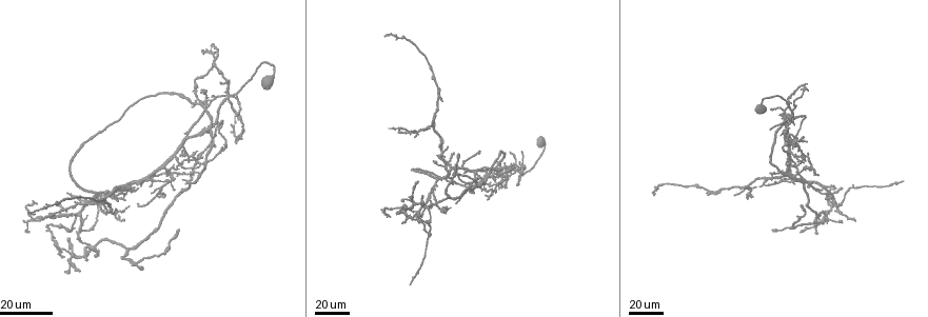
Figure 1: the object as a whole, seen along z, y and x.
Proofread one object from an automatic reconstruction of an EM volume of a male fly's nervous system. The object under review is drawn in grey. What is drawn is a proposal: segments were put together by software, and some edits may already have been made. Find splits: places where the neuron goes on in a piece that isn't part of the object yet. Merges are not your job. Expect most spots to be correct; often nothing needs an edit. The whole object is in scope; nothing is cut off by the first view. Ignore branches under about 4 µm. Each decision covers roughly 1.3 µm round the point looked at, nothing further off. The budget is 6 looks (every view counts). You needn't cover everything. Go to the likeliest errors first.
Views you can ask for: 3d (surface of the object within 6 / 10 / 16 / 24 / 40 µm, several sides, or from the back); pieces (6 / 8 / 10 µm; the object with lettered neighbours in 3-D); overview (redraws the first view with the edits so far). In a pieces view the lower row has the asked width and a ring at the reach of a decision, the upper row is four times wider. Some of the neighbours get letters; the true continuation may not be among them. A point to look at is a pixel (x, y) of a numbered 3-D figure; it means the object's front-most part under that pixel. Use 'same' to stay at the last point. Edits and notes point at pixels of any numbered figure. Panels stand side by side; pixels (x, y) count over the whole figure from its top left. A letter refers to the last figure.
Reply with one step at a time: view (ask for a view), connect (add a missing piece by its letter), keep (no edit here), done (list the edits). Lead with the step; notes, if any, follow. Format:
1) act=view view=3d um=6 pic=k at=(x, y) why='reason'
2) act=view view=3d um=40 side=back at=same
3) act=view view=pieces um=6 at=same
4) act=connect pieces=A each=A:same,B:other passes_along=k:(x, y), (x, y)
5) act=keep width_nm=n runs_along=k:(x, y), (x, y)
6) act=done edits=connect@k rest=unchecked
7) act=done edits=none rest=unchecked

act=view view=3d um=24 pic=1 at=(509, 153) why='free end'

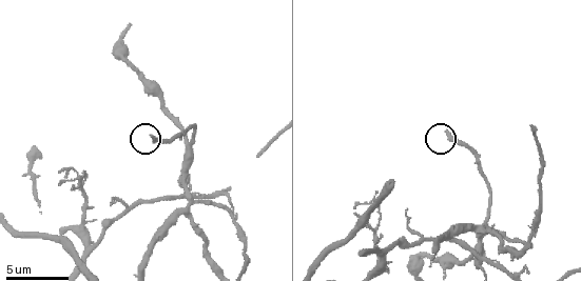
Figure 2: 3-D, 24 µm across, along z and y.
act=view view=pieces um=6 pic=2 at=(152, 137)

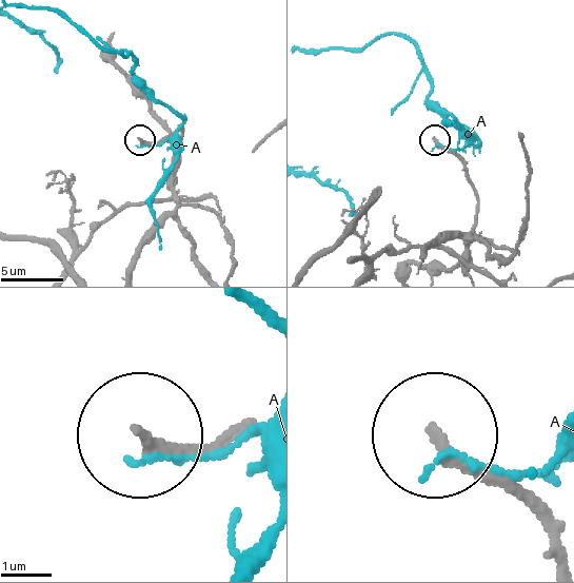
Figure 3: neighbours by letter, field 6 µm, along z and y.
act=keep each=A:other runs_along=3:(562, 545), (433, 436) found='no lettered piece goes on from it'

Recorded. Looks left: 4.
act=view view=3d um=24 pic=1 at=(495, 192) why='an open end'

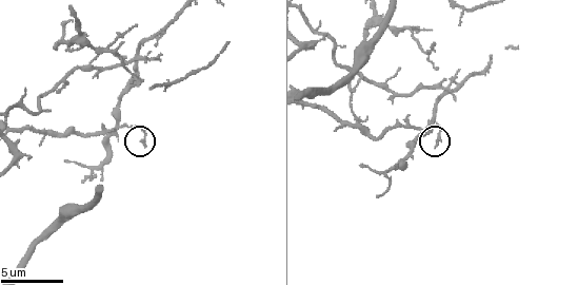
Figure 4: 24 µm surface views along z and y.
act=view view=pieces um=10 pic=4 at=(438, 145) why='see the neighbours'

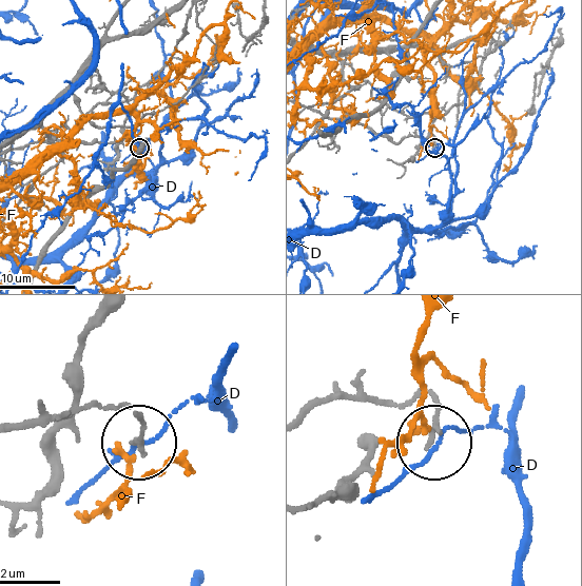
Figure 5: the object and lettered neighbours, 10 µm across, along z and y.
act=keep width_nm=180 each=D:other,F:other runs_along=5:(12, 422), (117, 406), (137, 422), (140, 442) found='none of them fits'

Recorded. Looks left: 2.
act=view view=3d um=40 pic=1 at=(123, 198)

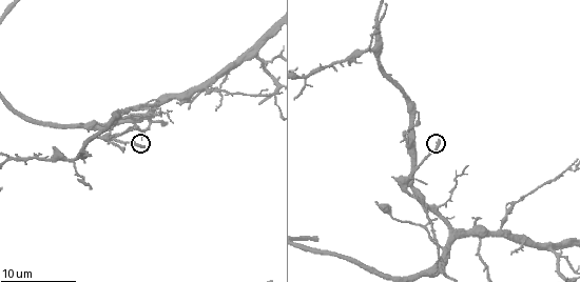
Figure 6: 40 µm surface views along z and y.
act=view view=pieces um=6 pic=6 at=(437, 141)

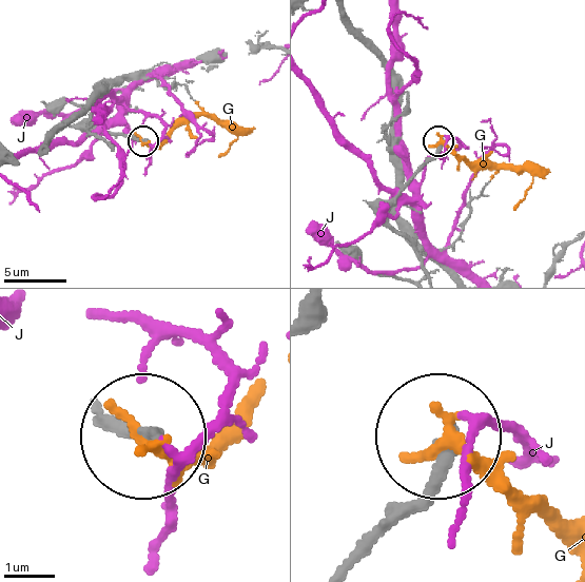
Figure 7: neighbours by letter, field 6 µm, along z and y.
act=keep each=G:other,J:other runs_along=7:(347, 563), (423, 487), (435, 442) found='none of them fits'

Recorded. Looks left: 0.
act=done edits=none rest=unchecked

